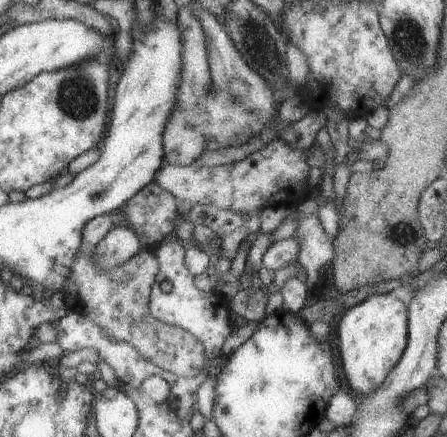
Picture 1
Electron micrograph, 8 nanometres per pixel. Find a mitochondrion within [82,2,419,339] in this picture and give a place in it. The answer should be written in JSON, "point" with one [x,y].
{"point":[259,48]}

